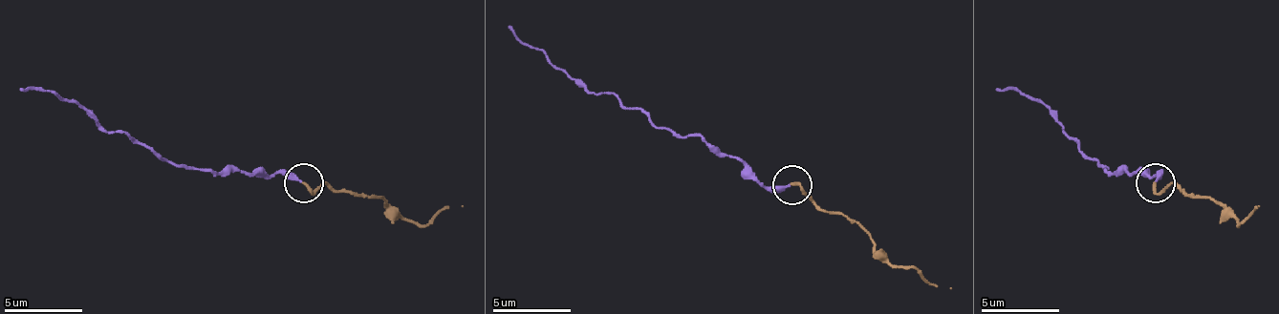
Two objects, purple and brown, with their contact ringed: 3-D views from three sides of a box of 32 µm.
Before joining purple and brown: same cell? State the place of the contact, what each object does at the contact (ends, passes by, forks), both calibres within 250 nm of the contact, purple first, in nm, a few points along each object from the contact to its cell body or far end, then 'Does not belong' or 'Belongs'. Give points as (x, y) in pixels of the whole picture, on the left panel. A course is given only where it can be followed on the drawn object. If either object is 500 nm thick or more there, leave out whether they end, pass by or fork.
Place: (304, 182). At the ring purple ends. At the ring brown ends. Thickness 240 nm (purple) against 220 nm. Course of purple: (303, 183), (275, 172), (177, 168), (126, 133), (107, 133), (83, 109), (52, 90), (21, 90). Course of brown: (303, 183), (314, 191), (326, 183), (334, 191), (377, 195), (393, 211), (423, 226), (447, 207), (463, 207). Does not belong

